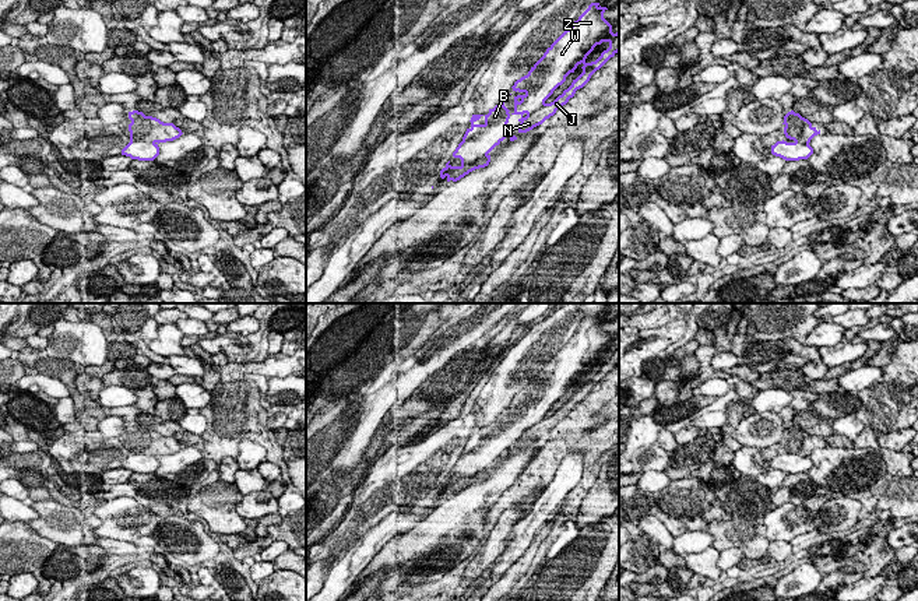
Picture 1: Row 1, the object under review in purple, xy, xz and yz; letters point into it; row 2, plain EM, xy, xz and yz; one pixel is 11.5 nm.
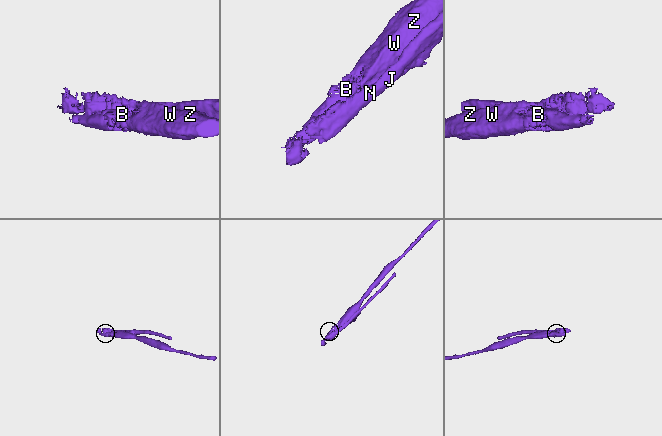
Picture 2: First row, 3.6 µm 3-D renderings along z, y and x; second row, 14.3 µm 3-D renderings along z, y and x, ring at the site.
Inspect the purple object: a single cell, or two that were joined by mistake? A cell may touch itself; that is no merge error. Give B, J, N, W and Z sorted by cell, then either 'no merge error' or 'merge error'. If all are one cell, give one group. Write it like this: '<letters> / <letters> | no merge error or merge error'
B W Z / J N | merge error

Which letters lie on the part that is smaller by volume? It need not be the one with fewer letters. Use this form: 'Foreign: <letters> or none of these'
Foreign: J, N

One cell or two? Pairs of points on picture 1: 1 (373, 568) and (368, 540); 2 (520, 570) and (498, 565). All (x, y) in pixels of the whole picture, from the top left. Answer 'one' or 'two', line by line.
1: two
2: two

